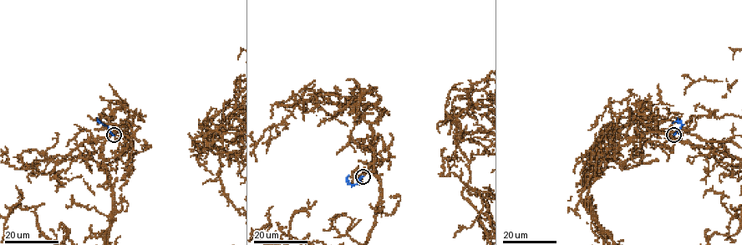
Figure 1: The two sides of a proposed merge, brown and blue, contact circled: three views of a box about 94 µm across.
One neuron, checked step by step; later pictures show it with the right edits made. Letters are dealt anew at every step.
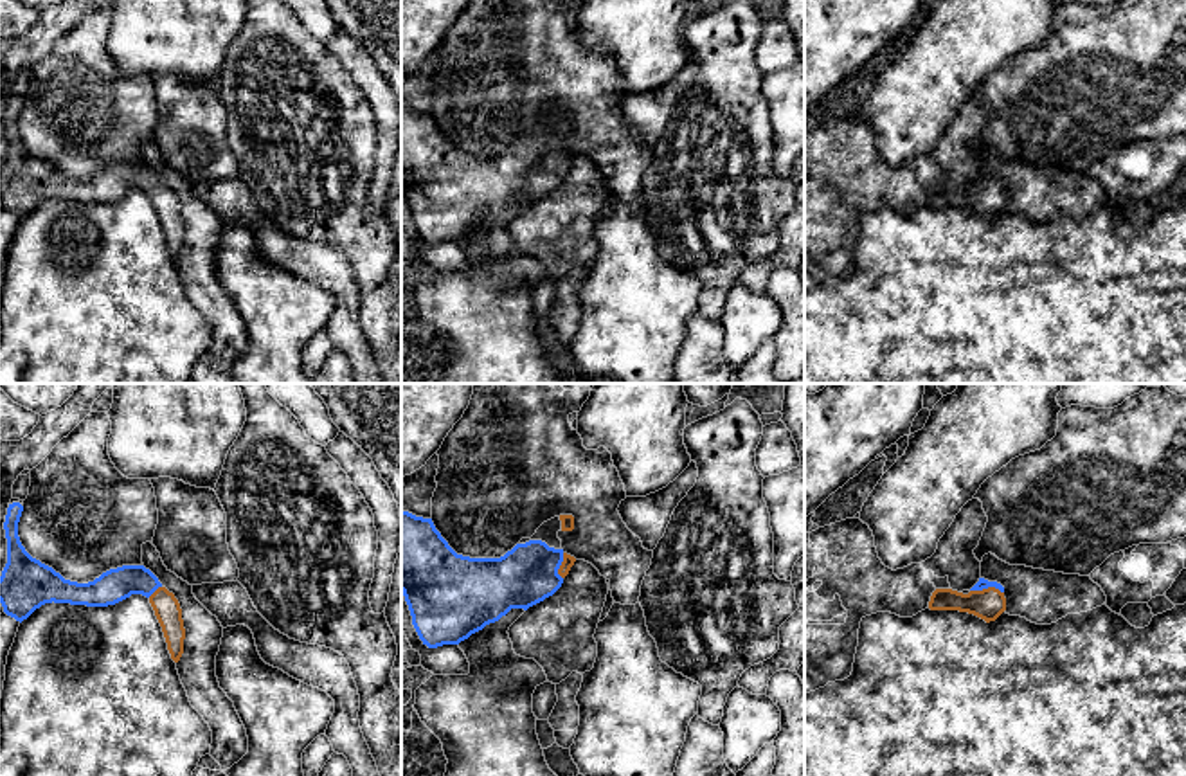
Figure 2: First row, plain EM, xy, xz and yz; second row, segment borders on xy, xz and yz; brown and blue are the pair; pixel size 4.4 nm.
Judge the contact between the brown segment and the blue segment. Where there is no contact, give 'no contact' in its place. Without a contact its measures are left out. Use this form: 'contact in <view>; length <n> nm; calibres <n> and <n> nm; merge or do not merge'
contact in yz; length 150 nm; calibres 140 and 50 nm; merge

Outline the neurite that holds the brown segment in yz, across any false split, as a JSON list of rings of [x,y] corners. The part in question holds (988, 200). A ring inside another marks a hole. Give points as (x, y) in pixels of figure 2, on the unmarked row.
[[[979,175],[968,191],[952,185],[936,185],[929,205],[968,209],[990,220],[1006,207],[1004,184],[997,178]]]

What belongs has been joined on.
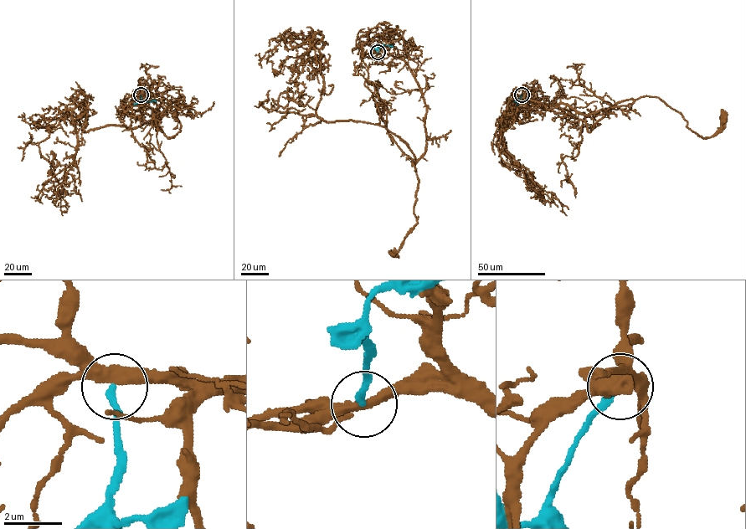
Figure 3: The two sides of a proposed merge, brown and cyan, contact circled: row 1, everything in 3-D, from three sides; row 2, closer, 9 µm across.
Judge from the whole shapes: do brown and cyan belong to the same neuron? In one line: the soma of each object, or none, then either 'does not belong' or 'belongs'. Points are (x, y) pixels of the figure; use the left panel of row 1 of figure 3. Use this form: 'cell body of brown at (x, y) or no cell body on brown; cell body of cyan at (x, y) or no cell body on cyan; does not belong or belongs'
cell body of brown at (157, 118); no cell body on cyan; does not belong

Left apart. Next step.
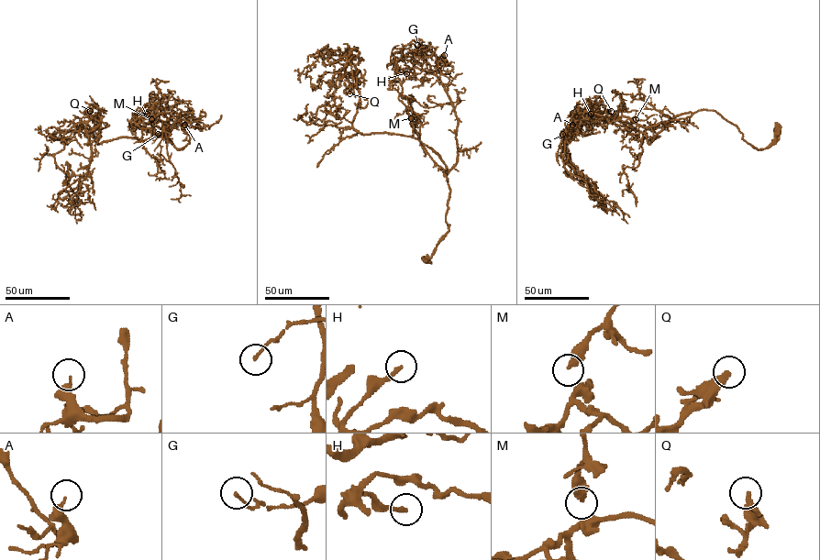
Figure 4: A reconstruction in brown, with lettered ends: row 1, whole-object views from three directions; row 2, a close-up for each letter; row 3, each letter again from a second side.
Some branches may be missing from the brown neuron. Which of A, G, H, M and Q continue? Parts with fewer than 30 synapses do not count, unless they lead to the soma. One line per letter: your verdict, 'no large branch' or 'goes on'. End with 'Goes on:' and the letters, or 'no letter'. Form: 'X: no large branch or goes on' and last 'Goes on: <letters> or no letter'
A: no large branch
G: no large branch
H: no large branch
M: no large branch
Q: no large branch
Goes on: no letter

